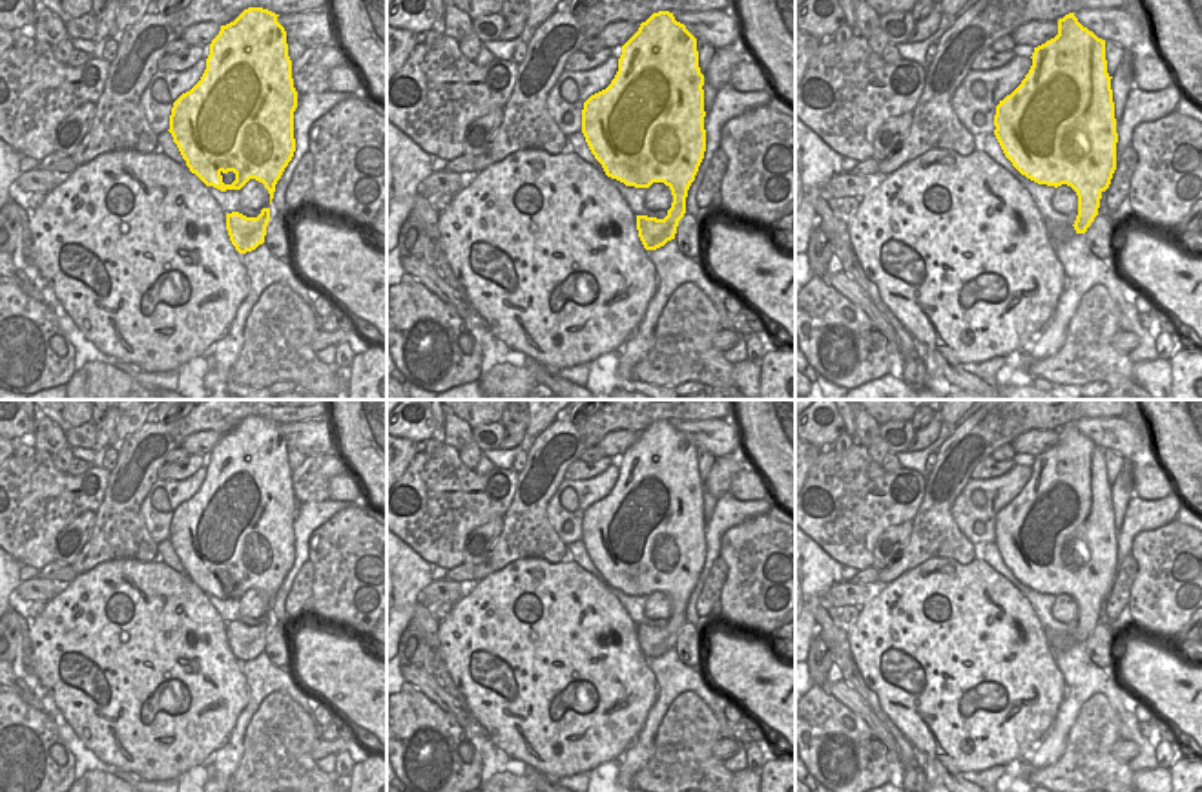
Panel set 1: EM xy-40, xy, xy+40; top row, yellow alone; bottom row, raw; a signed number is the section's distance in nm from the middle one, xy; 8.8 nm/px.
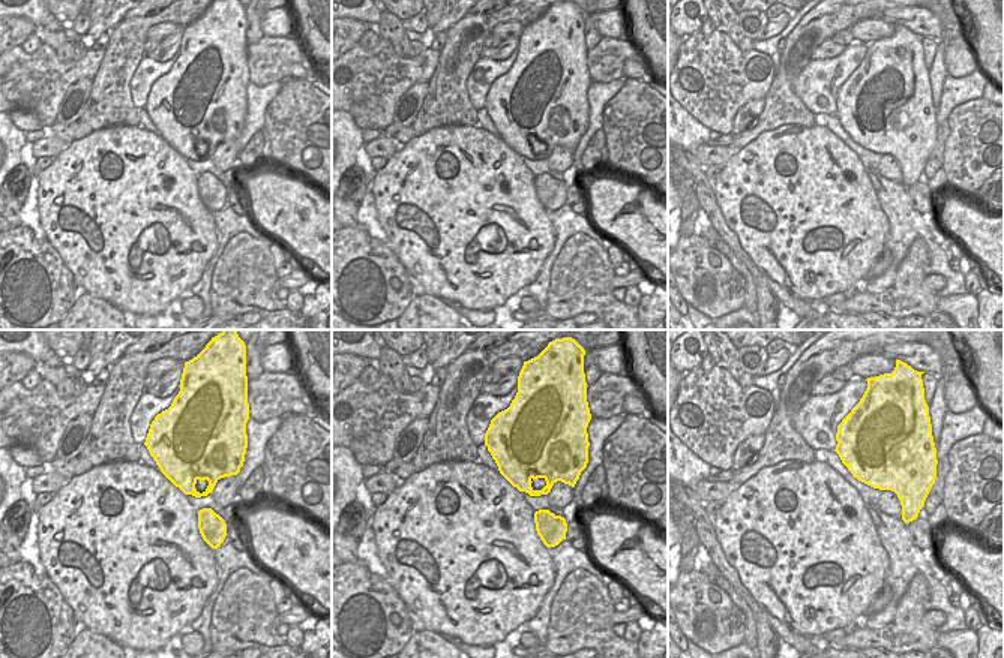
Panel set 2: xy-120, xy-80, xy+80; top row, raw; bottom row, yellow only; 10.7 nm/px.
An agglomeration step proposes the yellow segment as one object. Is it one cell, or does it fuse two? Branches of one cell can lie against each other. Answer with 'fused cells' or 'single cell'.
single cell

